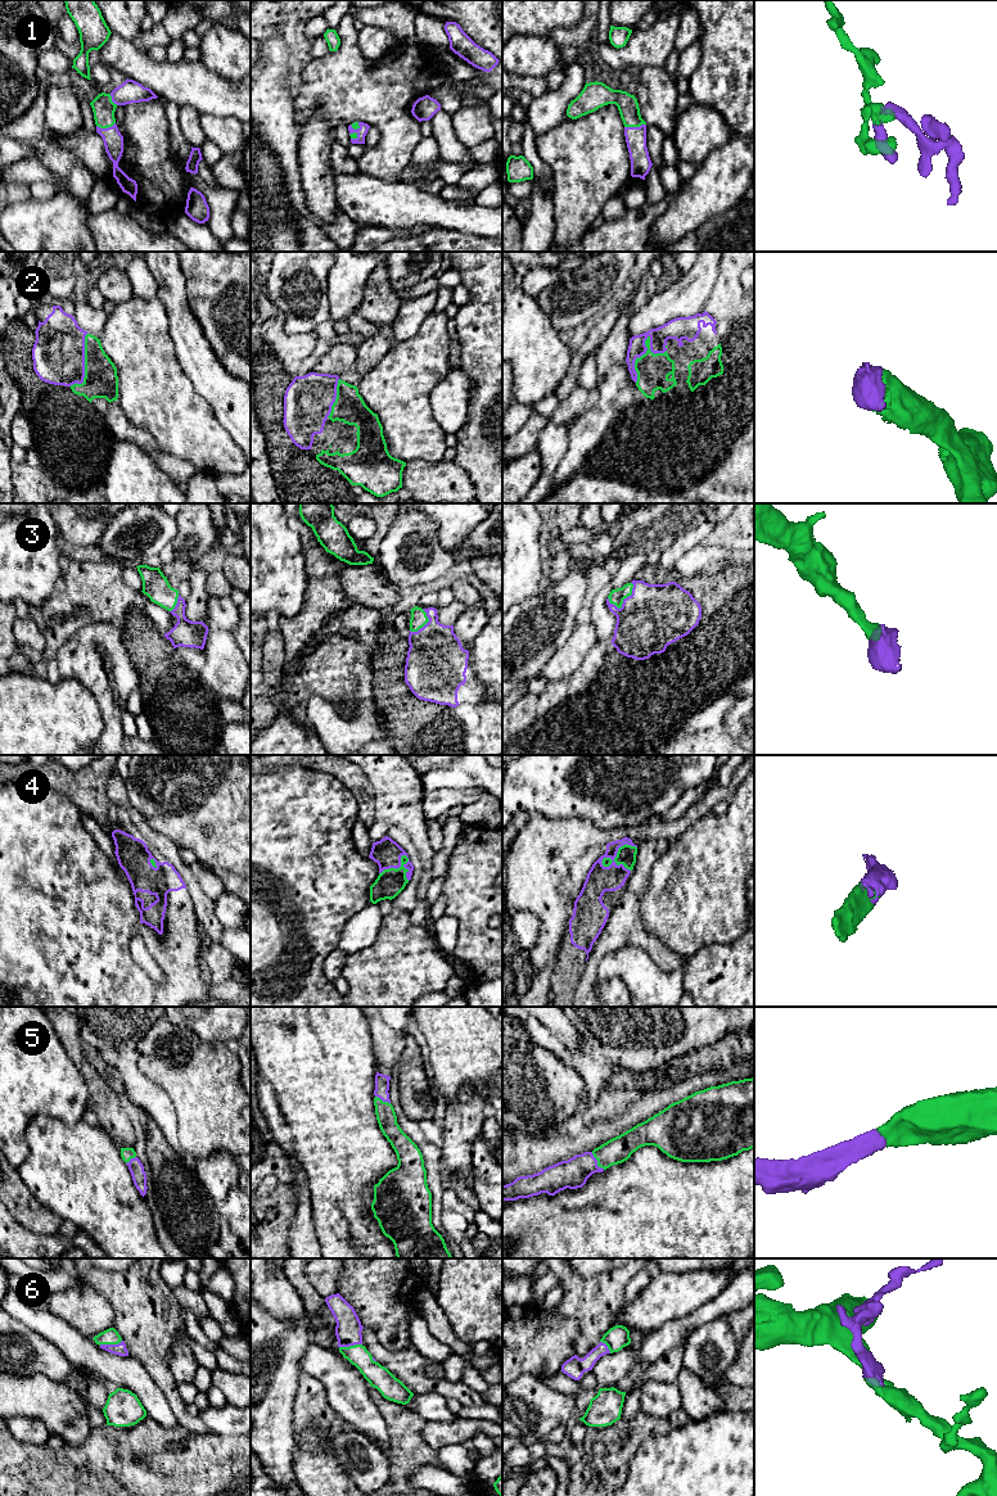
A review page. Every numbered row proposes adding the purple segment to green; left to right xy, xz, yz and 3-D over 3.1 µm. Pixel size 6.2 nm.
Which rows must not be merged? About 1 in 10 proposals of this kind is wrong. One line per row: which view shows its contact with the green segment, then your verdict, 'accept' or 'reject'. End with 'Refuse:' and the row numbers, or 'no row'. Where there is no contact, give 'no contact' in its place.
1: contact in yz; accept
2: contact in yz; accept
3: contact in yz; accept
4: contact in yz; accept
5: contact in yz; accept
6: contact in xy; accept
Refuse: no row

